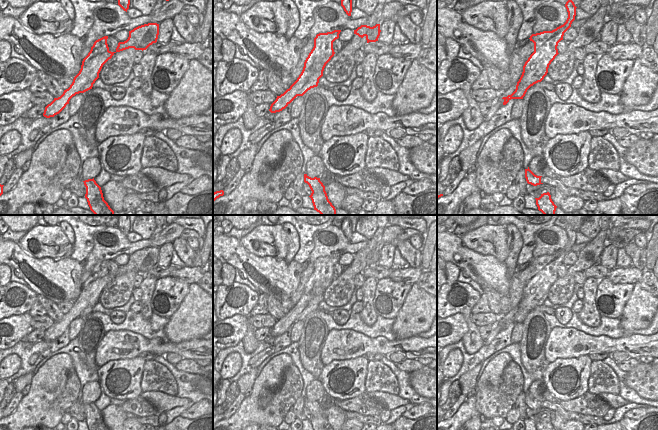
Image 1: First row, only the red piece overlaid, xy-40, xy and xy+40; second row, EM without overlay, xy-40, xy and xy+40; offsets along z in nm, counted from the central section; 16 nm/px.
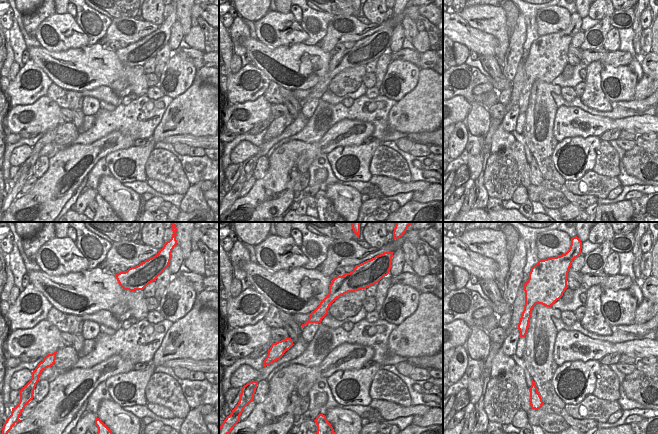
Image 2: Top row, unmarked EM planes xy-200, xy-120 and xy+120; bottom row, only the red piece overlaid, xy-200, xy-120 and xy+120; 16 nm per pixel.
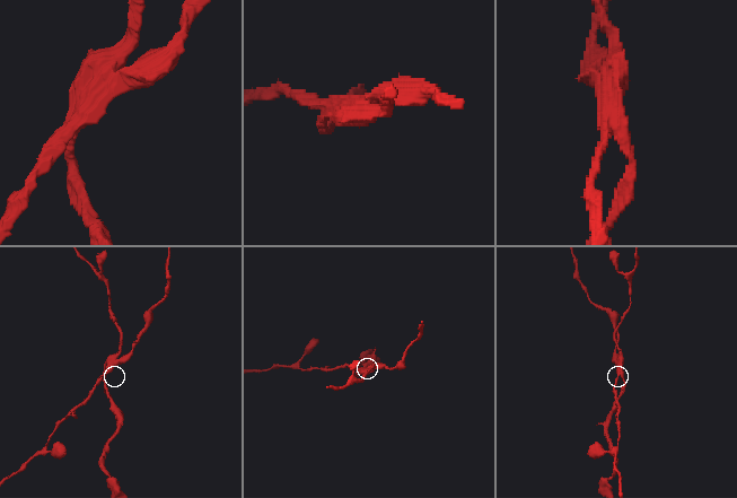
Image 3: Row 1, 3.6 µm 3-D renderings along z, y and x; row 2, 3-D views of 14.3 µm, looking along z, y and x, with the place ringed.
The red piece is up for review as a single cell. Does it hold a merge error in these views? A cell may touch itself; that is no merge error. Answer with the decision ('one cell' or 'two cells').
two cells

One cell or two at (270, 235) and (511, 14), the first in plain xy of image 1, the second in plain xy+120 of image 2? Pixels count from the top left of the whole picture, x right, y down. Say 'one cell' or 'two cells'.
two cells

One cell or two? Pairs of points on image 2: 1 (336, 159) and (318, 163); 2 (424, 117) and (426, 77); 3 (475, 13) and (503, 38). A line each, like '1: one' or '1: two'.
1: two
2: one
3: one

